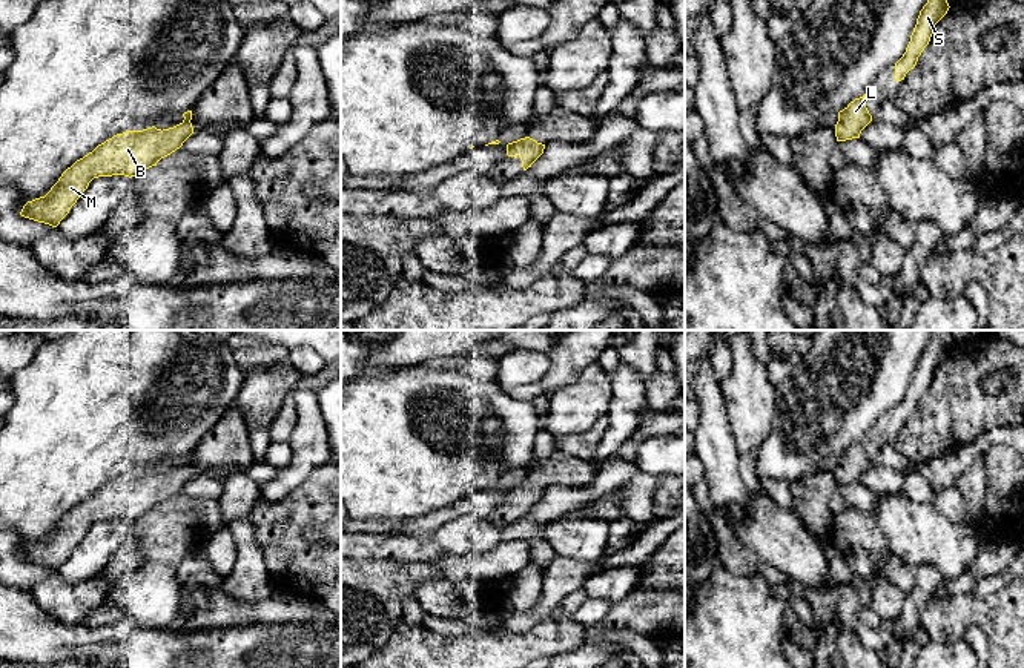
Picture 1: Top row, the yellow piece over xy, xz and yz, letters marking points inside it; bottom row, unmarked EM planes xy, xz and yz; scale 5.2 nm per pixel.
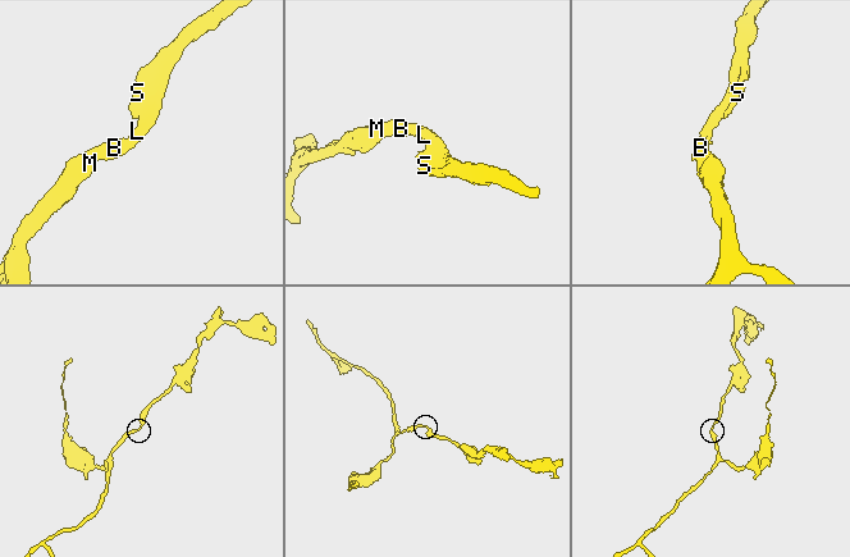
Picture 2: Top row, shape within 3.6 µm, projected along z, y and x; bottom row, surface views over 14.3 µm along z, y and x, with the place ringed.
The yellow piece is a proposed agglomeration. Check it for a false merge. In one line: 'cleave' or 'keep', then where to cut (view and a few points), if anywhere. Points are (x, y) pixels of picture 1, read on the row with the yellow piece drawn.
keep; no cut

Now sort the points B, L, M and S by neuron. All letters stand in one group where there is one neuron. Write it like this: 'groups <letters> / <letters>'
groups B L M S

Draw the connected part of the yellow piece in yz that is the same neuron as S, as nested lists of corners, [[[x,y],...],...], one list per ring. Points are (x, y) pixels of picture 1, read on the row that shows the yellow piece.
[[[927,0],[927,3],[923,6],[906,52],[895,63],[894,78],[897,81],[904,80],[906,74],[915,68],[918,57],[930,41],[935,25],[947,14],[949,8],[947,0]]]

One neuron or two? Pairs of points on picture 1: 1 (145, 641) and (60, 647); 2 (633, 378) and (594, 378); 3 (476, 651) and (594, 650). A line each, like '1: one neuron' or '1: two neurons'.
1: one neuron
2: two neurons
3: two neurons

